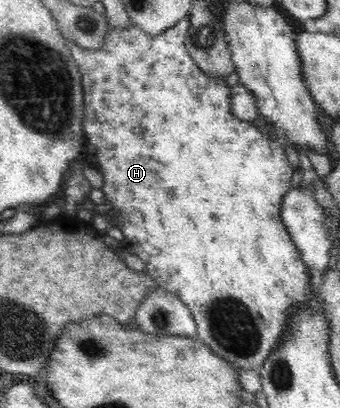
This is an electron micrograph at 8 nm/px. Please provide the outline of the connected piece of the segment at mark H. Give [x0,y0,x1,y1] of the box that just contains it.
[67,16,315,370]

